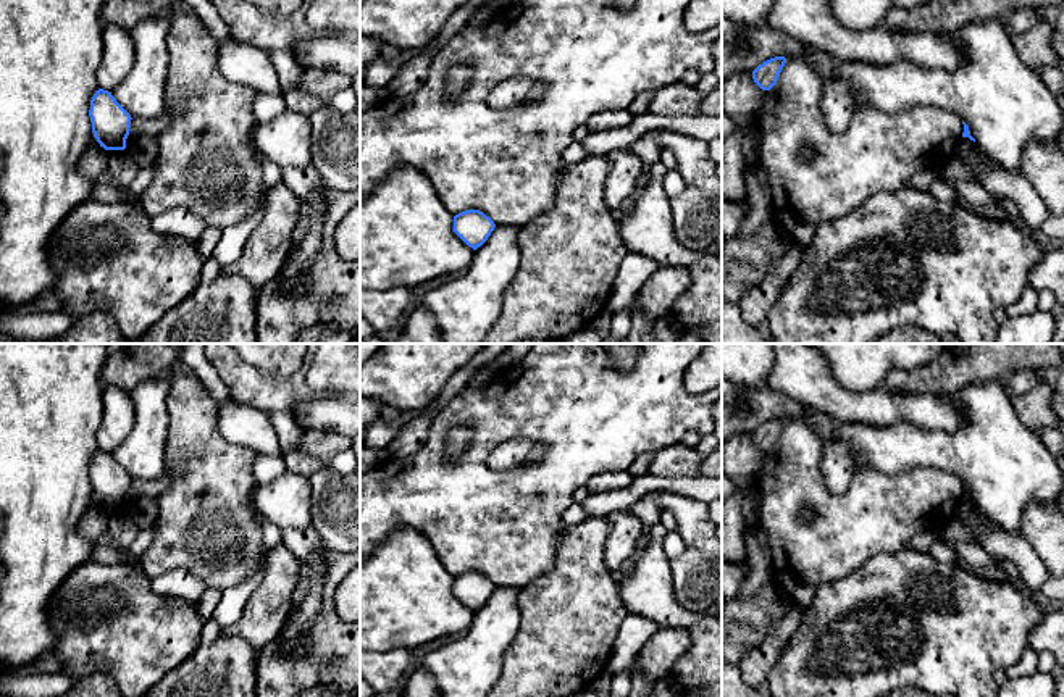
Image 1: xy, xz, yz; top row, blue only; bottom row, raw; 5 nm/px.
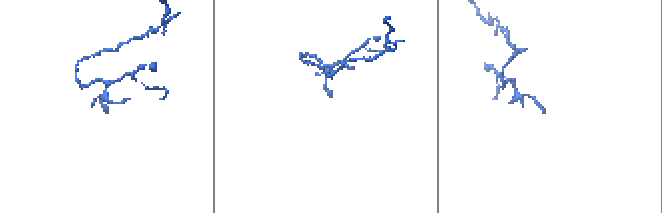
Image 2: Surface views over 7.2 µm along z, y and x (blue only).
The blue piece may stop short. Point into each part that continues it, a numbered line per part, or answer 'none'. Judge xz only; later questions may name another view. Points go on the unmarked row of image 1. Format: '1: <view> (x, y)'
none

